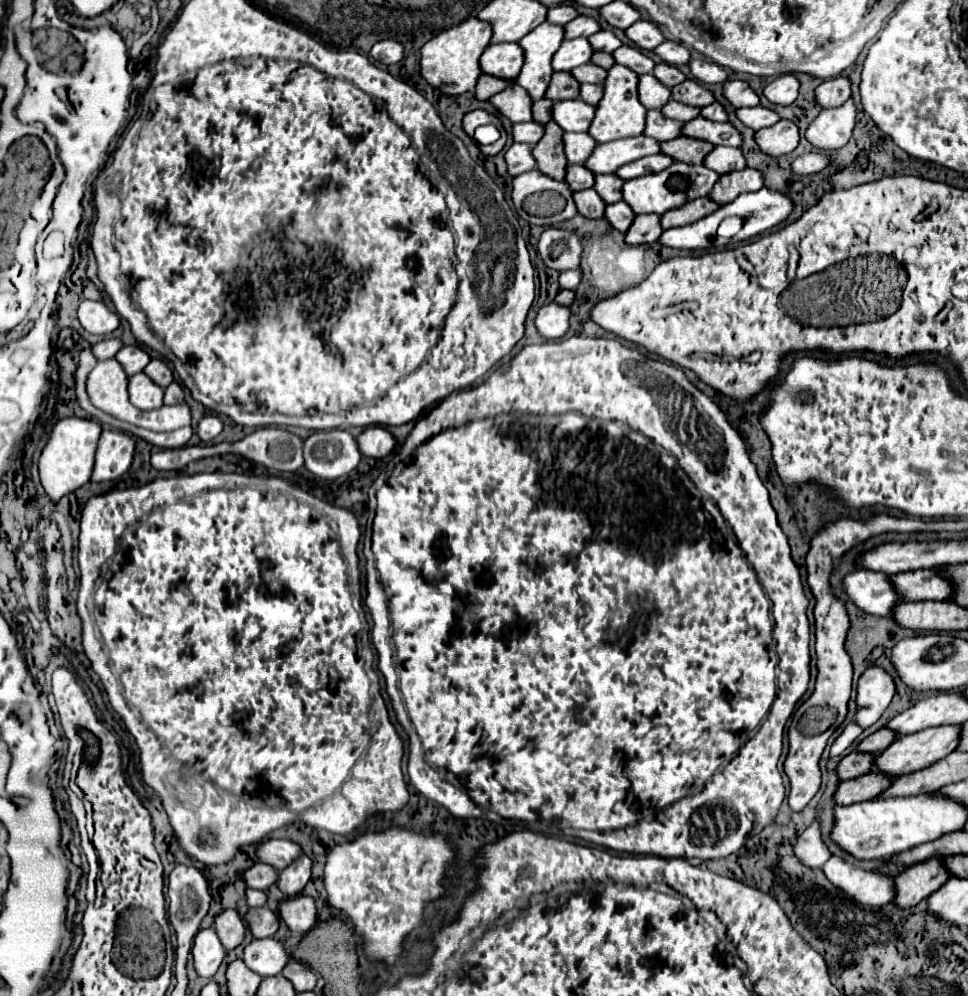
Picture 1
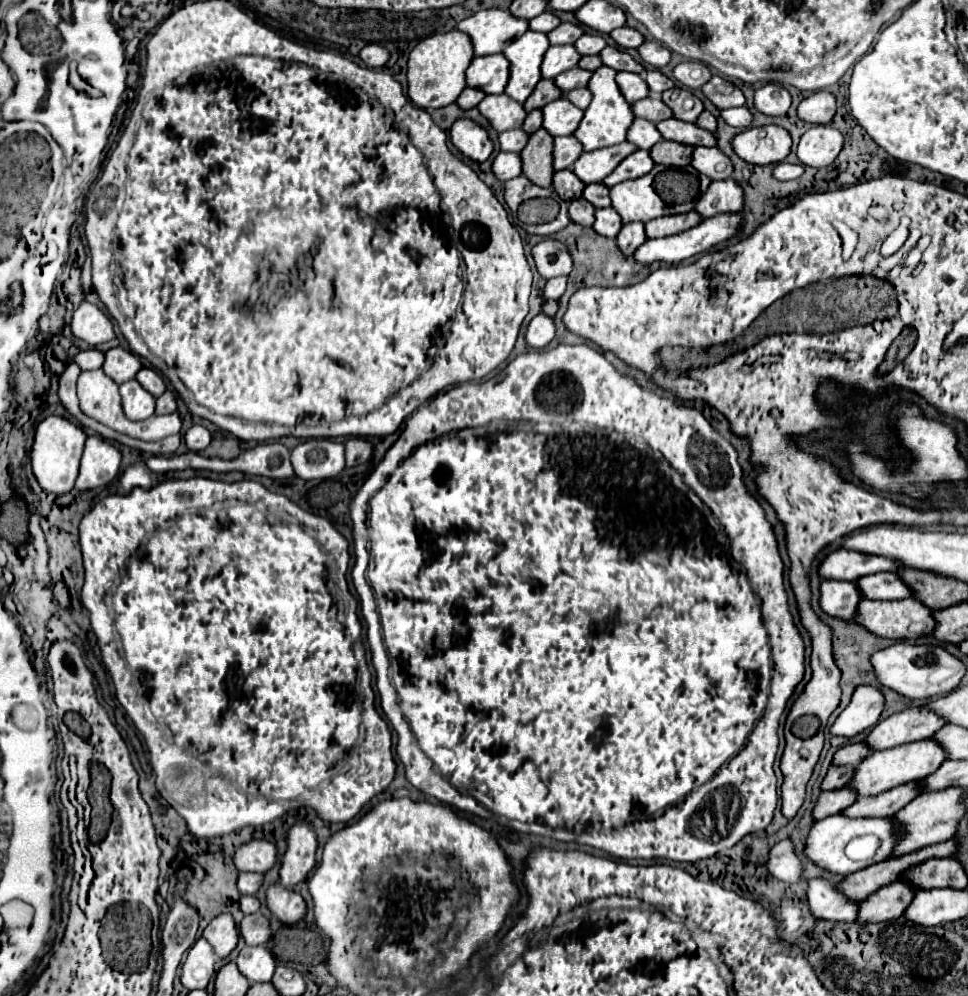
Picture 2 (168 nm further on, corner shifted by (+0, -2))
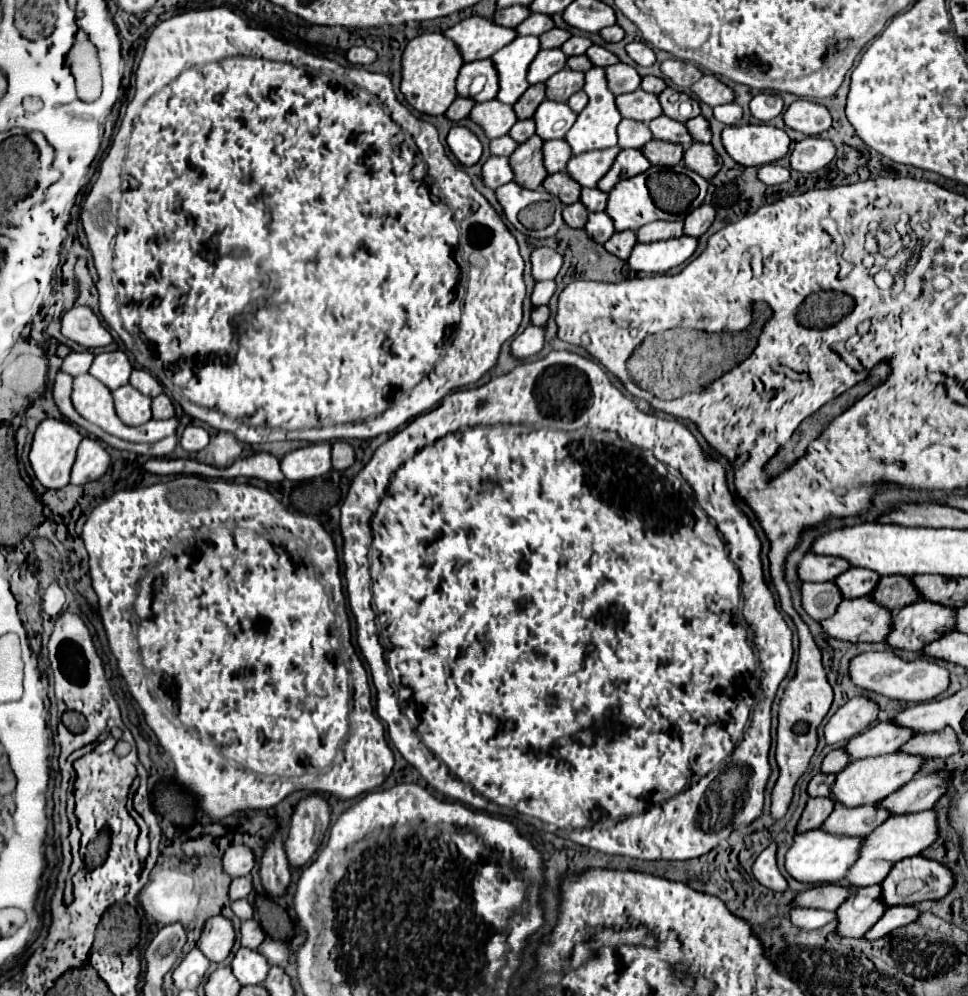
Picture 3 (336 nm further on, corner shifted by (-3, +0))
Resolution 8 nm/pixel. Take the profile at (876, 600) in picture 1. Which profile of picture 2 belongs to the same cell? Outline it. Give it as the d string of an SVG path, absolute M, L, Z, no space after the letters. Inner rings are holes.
M823 580L821 582L821 608L823 612L839 618L855 618L863 594L855 582Z

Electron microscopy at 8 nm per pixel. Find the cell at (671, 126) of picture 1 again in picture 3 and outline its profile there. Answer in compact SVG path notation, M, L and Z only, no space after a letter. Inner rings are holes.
M622 120L618 124L618 146L620 148L642 148L652 140L652 132L644 122Z

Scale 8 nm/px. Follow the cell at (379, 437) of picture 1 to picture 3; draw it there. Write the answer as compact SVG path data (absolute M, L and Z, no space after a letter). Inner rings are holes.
M334 442L330 454L332 454L332 468L334 470L346 470L354 464L354 450L346 442Z

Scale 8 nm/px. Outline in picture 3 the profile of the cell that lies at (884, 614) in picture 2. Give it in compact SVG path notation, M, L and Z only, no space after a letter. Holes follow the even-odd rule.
M868 596L842 600L836 614L822 620L824 634L846 642L884 642L890 632L890 616L886 608L878 608Z

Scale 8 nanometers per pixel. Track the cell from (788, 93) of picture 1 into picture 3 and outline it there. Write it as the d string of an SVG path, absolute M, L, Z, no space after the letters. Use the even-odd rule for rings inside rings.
M758 94L750 102L750 112L754 118L768 122L782 112L782 98L776 94Z

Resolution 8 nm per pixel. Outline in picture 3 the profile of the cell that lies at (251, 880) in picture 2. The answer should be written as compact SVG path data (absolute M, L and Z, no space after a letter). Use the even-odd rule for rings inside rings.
M250 876L234 878L234 880L230 882L230 890L228 890L230 900L242 900L242 898L248 898L250 892L252 892L252 880L250 880Z

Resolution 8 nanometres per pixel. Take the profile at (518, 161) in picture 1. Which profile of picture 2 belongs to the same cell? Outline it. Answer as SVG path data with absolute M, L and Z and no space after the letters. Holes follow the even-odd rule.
M499 152L493 160L493 172L501 182L507 182L523 172L521 156L517 152Z

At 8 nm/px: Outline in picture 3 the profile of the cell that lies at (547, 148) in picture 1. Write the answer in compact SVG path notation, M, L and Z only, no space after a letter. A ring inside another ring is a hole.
M532 136L526 144L520 144L508 160L514 172L514 182L522 188L536 190L548 176L542 164L542 140L538 136Z

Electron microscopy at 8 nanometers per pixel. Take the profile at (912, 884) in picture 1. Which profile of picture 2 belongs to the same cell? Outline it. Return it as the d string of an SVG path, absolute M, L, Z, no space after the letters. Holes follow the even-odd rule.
M895 880L861 902L857 922L867 924L867 922L883 922L899 918L913 902L915 894L917 894L915 886L911 886L905 880Z

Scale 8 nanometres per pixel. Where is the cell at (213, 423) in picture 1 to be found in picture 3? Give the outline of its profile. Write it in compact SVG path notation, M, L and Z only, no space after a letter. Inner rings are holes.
M188 426L180 436L180 446L186 452L198 452L208 446L208 440L210 440L210 436L202 426Z

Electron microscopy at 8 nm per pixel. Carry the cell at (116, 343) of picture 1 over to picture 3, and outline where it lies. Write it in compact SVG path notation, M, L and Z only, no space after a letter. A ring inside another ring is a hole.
M70 352L64 362L62 362L62 372L70 374L70 376L80 376L80 374L86 374L90 364L92 364L94 356L90 352Z

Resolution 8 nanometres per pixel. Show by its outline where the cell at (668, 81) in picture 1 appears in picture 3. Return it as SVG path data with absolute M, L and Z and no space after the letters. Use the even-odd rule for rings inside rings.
M644 76L644 78L642 78L640 88L642 88L644 92L660 94L660 92L666 88L666 84L664 84L664 80L662 80L662 78L656 78L656 76Z

